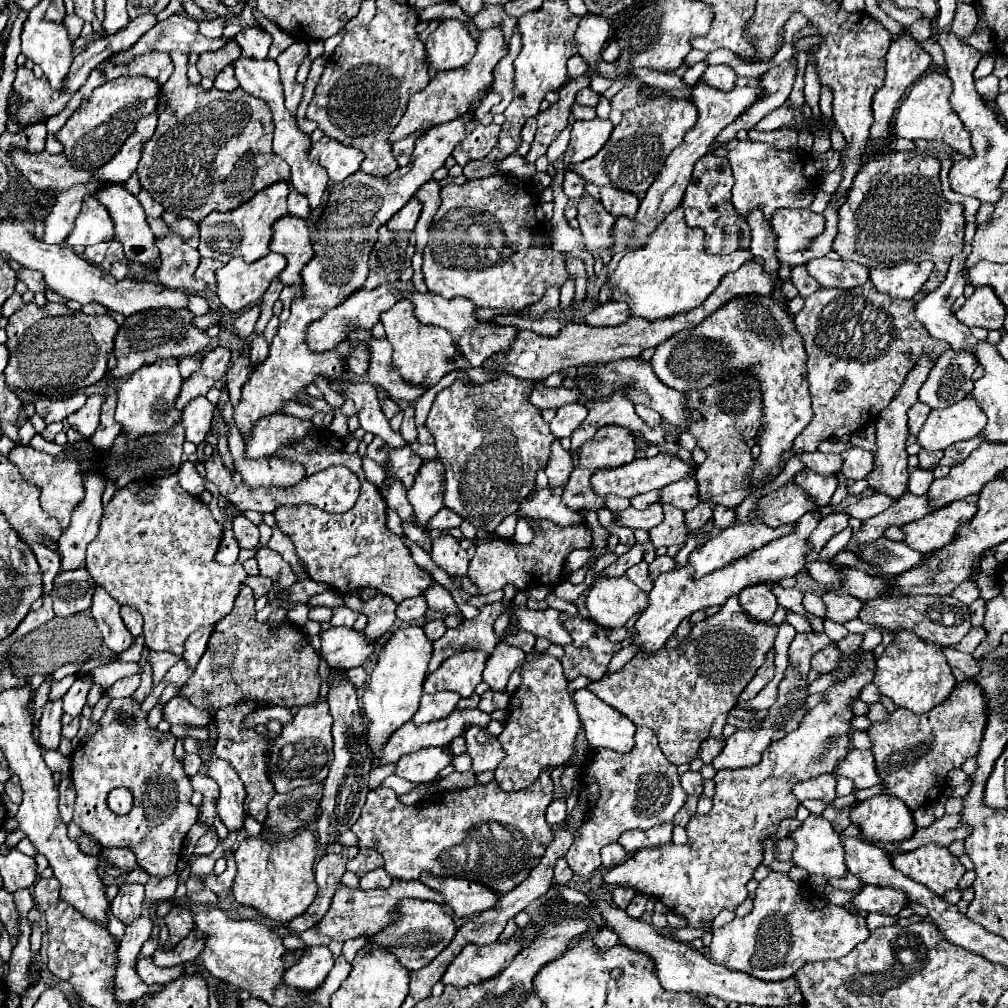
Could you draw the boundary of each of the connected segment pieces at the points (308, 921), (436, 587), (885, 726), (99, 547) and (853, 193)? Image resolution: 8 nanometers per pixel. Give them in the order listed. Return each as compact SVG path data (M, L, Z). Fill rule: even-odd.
M342 846L340 854L324 854L318 860L318 864L314 868L318 894L304 914L300 914L298 918L288 922L288 928L302 932L302 930L308 930L310 926L314 926L322 918L322 914L328 910L328 906L332 902L336 882L346 872L346 860L356 856L356 852L358 852L358 846Z
M432 584L428 590L426 590L426 602L428 602L428 608L430 610L436 610L436 612L442 612L442 614L454 614L454 616L462 616L452 594L440 586L440 584Z
M966 680L944 704L926 714L918 716L906 708L896 708L884 722L874 722L866 734L872 742L870 750L884 792L900 798L910 810L926 806L930 792L932 800L936 800L946 788L948 772L978 754L984 722L984 698L972 680Z
M176 476L154 478L154 482L132 482L124 490L118 490L108 502L98 540L88 546L86 570L90 576L98 576L98 582L118 602L136 608L144 618L144 640L152 650L166 650L174 654L184 652L184 640L198 628L212 626L224 618L246 578L242 564L222 566L214 560L218 544L222 540L222 528L212 518L208 506L180 488Z
M884 150L870 154L858 170L844 206L838 210L840 224L834 240L834 252L842 260L854 260L866 268L892 268L898 262L934 262L930 278L924 282L922 292L936 290L948 272L952 256L962 252L964 246L964 206L950 204L940 188L940 160L934 156L920 156L914 150Z

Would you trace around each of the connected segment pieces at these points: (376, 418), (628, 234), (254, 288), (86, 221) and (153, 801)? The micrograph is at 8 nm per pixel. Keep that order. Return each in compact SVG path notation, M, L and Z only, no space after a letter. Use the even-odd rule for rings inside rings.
M344 382L340 396L344 400L352 400L356 406L356 416L360 420L360 426L366 432L378 434L390 448L400 448L406 442L400 438L400 432L394 432L386 420L386 416L380 410L376 388L368 382Z
M698 82L698 84L692 86L692 102L698 108L698 122L684 136L684 142L666 158L666 164L664 164L662 172L652 182L652 186L648 188L644 200L640 202L640 208L638 208L636 216L634 218L628 218L628 216L616 218L616 224L612 228L614 244L610 248L610 254L626 252L630 248L630 242L638 242L638 246L642 246L646 242L646 238L652 234L654 226L660 220L664 220L666 214L670 214L672 210L676 210L680 206L684 190L686 190L686 186L690 182L690 174L694 170L694 164L706 154L708 146L712 144L712 138L716 138L716 134L724 126L728 126L732 120L736 120L742 114L742 110L746 110L758 96L760 96L758 88L736 88L732 92L722 92L722 90L716 90L716 88L712 88L712 86L704 84L704 82Z
M266 254L264 258L248 264L242 258L232 258L228 264L224 264L222 268L216 270L216 278L218 278L218 288L216 294L220 298L220 302L230 310L230 312L240 312L246 310L254 304L258 304L262 300L262 294L268 290L270 282L274 278L278 278L278 274L284 270L286 266L286 258L280 254Z
M86 196L82 200L80 214L74 222L72 232L68 234L64 246L92 246L96 242L104 242L114 236L114 224L108 216L108 210L94 198Z
M112 700L100 720L100 732L72 752L76 790L72 820L104 848L130 848L144 872L164 878L176 872L186 834L198 820L198 808L190 802L194 790L182 762L174 756L176 736L148 728L138 704L126 704L124 714L132 718L132 724L118 720L118 700ZM118 786L134 794L134 808L126 816L116 816L106 804L108 792Z

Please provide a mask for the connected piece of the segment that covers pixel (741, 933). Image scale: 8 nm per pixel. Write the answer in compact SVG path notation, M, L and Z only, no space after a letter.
M770 872L756 888L752 912L712 930L712 934L710 956L714 962L766 982L776 982L792 978L808 962L846 956L870 932L864 916L830 904L804 882L792 882L786 874Z

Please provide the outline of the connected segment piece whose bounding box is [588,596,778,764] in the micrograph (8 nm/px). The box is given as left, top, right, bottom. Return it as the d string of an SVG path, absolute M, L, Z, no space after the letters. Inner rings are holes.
M732 596L720 608L718 614L704 618L702 622L692 626L690 636L676 650L660 650L650 658L636 656L622 670L602 678L600 682L592 682L588 688L598 694L606 704L616 708L620 714L628 716L636 726L652 728L658 736L660 750L672 764L686 764L698 756L700 744L708 738L710 726L714 718L722 712L728 712L740 698L740 692L754 678L766 654L774 648L774 638L778 634L778 624L758 622L748 618L744 608L740 606L740 598Z

